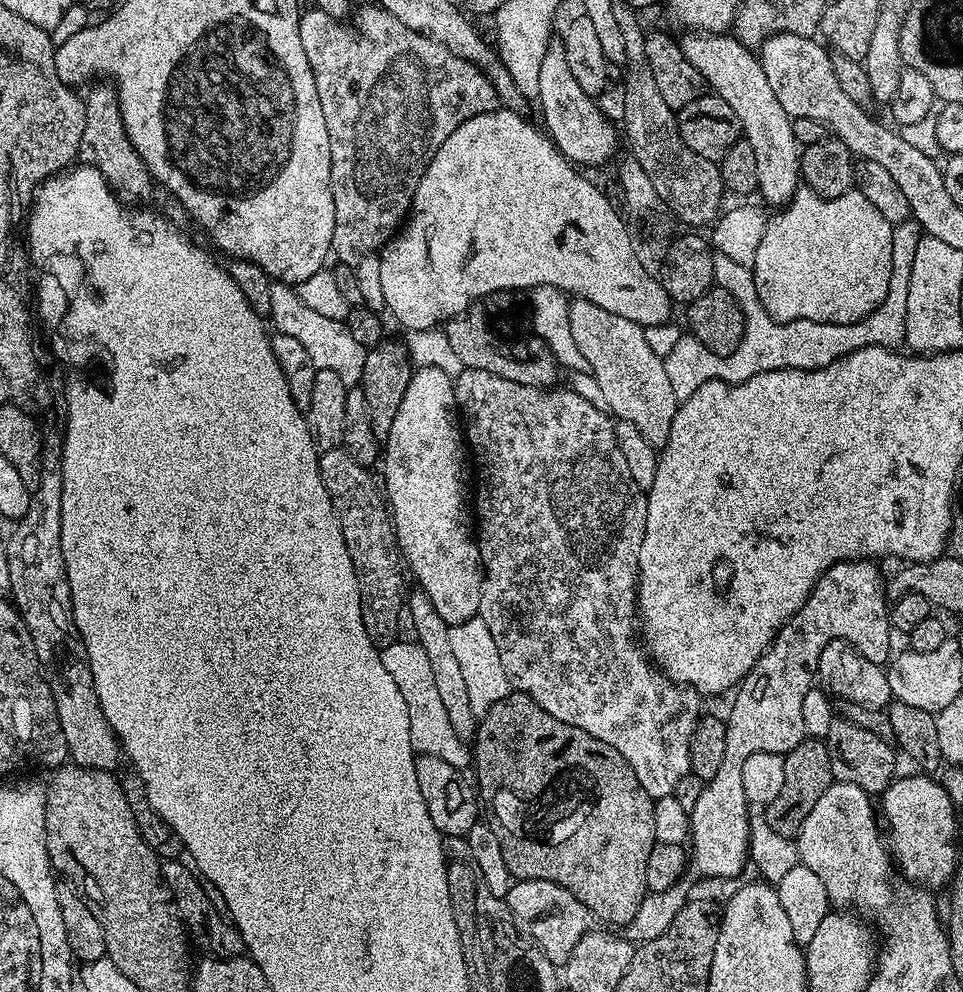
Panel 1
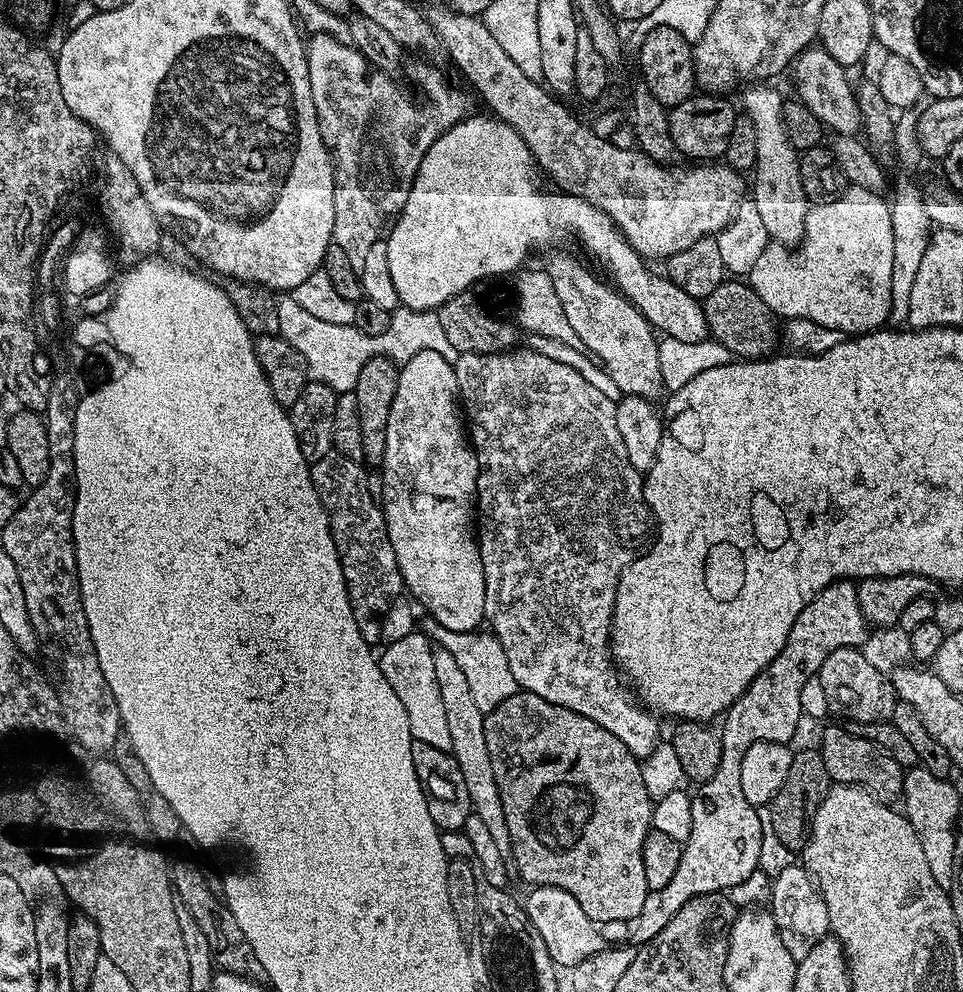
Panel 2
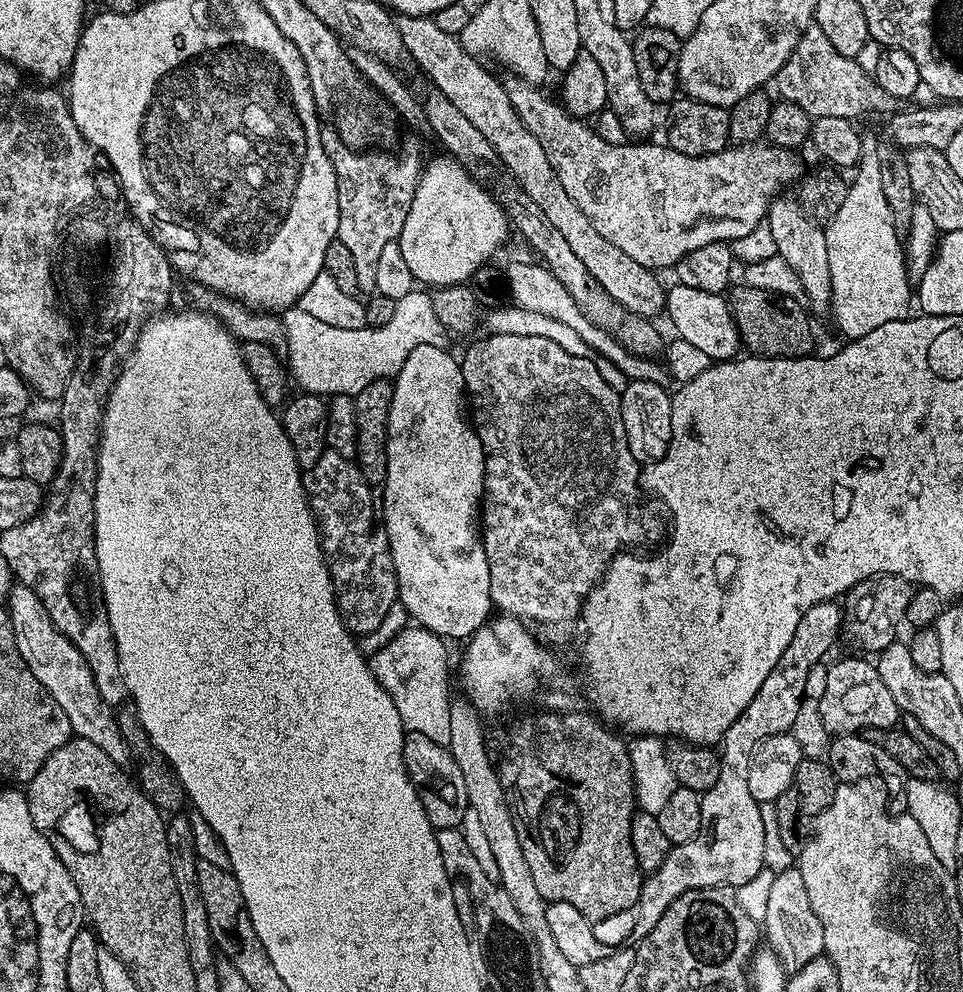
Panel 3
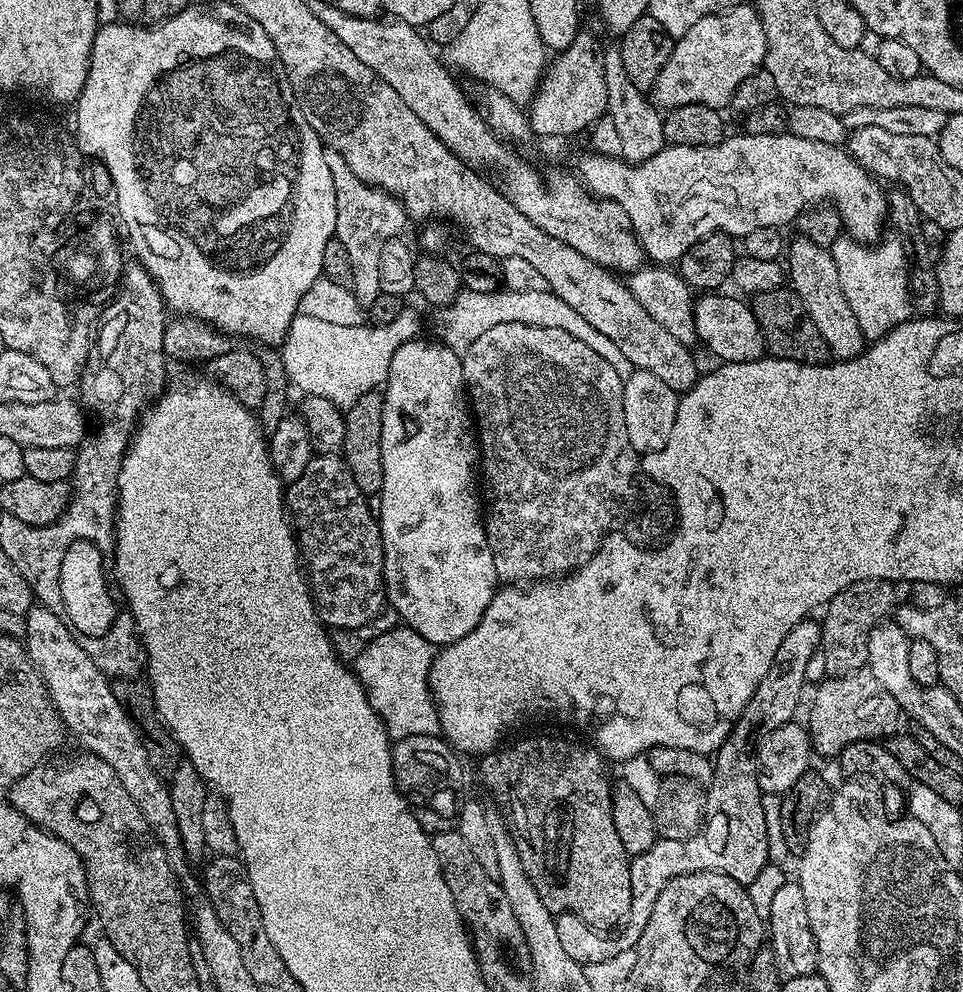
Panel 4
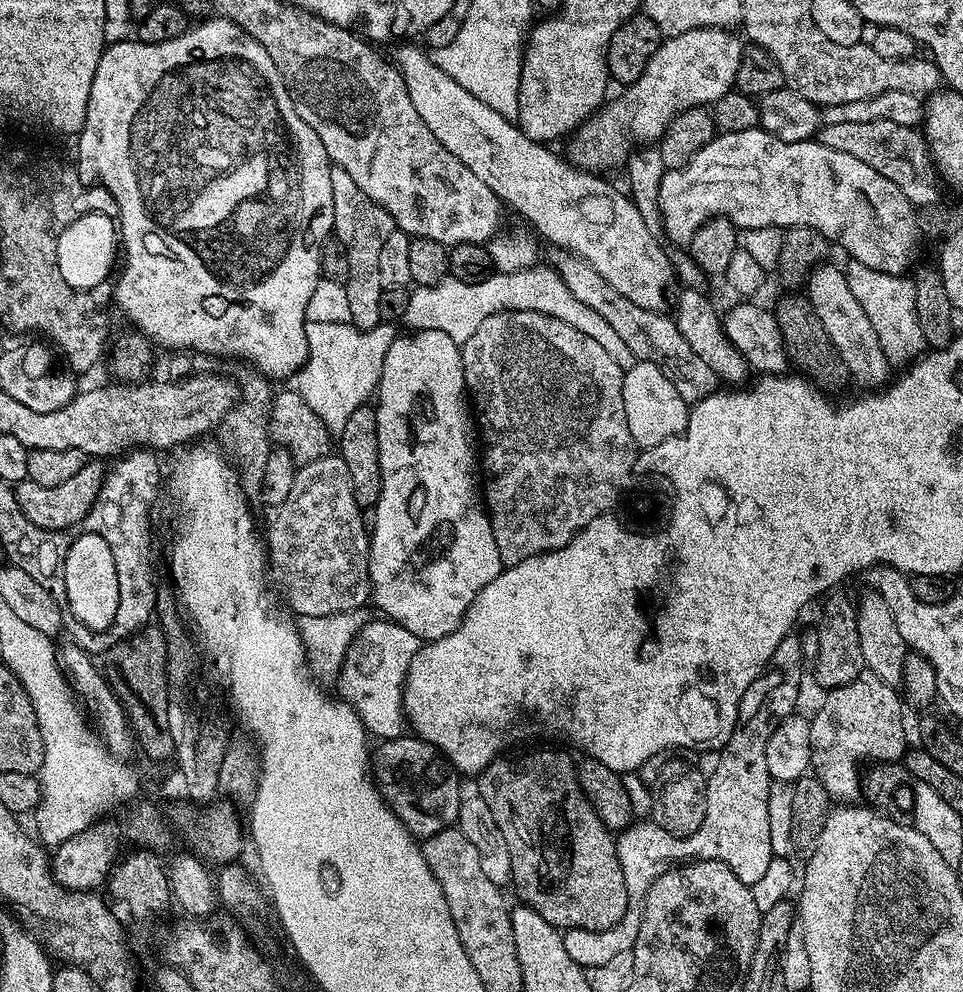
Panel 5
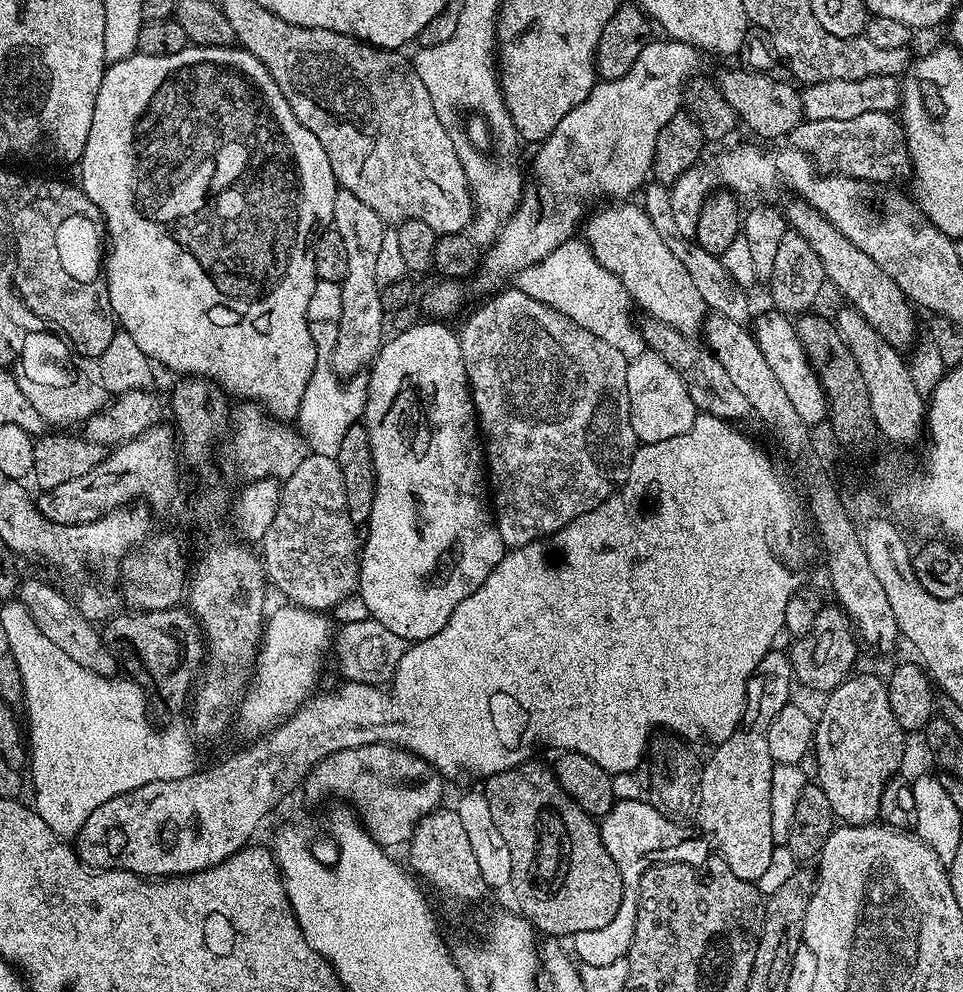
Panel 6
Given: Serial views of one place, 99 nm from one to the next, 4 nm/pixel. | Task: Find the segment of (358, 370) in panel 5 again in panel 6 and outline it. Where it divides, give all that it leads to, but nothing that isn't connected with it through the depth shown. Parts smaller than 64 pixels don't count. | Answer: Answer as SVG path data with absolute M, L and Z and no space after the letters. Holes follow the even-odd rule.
M311 322L310 334L314 338L317 359L314 374L310 374L310 382L306 382L306 394L302 394L300 409L295 418L298 431L308 444L308 450L314 456L336 456L342 450L342 438L350 426L361 423L364 407L368 401L367 375L350 376L343 380L327 359L334 350L334 342L338 342L336 322Z

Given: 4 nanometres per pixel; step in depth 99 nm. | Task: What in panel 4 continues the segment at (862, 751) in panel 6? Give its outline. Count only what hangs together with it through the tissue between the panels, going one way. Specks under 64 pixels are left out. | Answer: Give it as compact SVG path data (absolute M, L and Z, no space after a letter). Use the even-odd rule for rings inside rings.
M861 670L849 676L833 676L817 687L814 710L806 727L811 736L811 747L817 753L820 751L824 756L836 758L850 742L897 735L900 720L902 713L898 702L894 702L872 672Z

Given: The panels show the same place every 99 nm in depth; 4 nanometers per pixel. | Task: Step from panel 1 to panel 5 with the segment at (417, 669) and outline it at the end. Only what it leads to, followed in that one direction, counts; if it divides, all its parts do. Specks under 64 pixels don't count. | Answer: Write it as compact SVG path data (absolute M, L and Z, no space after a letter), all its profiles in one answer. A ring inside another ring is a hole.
M373 618L358 630L357 636L350 642L338 677L338 685L340 684L338 695L340 699L352 705L352 709L358 714L369 737L376 739L377 736L377 741L383 742L405 735L404 683L406 674L410 670L410 662L414 658L414 654L418 654L421 643L418 637L410 634L410 630L398 626L387 618Z

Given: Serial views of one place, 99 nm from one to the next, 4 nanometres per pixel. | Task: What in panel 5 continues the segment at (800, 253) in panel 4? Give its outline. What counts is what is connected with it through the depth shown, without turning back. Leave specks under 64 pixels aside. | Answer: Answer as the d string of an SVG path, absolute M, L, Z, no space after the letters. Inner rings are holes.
M823 262L813 268L806 281L806 299L809 306L818 314L818 322L834 342L834 350L838 350L842 362L846 362L846 370L853 381L861 384L861 389L876 390L887 385L890 380L890 365L882 345L878 342L878 334L874 334L874 326L870 318L866 318L866 310L862 310L858 298L850 294L850 282L845 269L835 268L831 262Z

